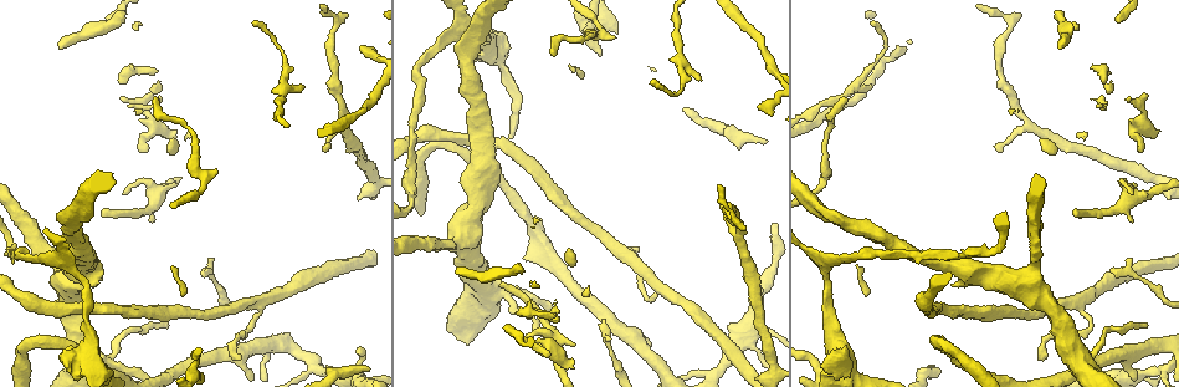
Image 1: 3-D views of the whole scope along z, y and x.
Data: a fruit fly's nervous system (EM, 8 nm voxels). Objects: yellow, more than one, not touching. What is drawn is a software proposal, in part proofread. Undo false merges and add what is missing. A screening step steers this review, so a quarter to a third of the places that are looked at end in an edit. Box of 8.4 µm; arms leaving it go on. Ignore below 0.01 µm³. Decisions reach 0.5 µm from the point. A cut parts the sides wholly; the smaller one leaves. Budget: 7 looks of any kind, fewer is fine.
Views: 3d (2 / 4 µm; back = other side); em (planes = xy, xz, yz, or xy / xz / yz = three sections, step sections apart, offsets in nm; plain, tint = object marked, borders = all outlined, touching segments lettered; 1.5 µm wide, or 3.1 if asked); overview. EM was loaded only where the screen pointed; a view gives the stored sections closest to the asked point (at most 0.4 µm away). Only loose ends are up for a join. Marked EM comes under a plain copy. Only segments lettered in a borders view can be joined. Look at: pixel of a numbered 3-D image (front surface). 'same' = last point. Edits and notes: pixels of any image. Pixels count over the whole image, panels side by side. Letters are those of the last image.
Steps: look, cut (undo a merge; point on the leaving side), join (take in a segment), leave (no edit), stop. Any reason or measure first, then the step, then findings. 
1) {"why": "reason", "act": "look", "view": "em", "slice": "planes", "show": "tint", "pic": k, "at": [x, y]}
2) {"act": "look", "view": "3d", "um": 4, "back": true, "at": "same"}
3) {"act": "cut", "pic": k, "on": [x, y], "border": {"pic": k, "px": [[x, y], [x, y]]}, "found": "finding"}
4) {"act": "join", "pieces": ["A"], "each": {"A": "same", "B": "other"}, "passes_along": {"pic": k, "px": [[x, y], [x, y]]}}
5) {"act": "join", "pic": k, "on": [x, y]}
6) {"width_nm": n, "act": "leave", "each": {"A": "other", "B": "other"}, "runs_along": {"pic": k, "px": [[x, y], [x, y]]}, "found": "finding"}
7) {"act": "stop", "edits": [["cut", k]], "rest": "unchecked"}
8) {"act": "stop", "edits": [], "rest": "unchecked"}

{"why": "narrows sharply", "act": "look", "view": "3d", "um": 4, "back": true, "pic": 1, "at": [214, 284]}

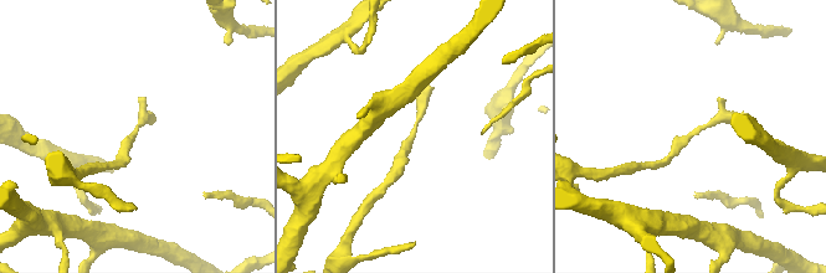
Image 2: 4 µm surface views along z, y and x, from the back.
{"act": "look", "view": "em", "slice": "planes", "show": "tint", "pic": 2, "at": [695, 130]}

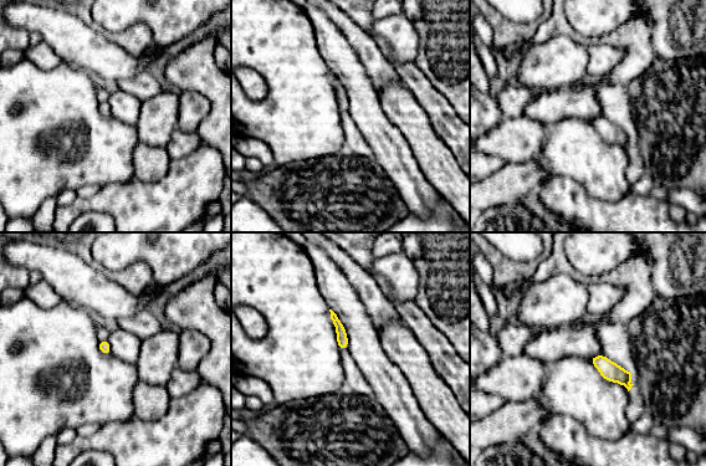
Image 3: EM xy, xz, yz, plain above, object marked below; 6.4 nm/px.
{"act": "look", "view": "em", "slice": "planes", "show": "borders", "at": "same"}

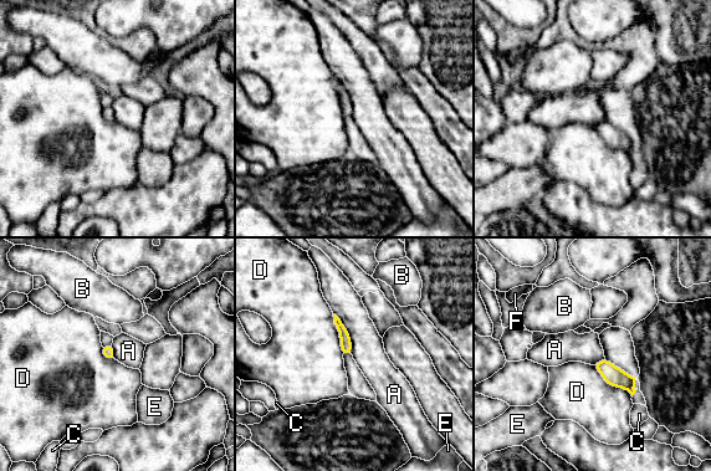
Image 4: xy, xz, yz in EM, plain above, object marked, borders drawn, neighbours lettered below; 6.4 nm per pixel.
{"act": "leave", "each": {"A": "other", "B": "other", "C": "other", "D": "other", "E": "other", "F": "other"}, "border": {"pic": 4, "px": [[592, 365], [632, 397]]}, "found": "one neuron here"}

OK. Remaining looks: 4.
{"why": "an open end", "act": "look", "view": "3d", "um": 4, "pic": 1, "at": [58, 45]}

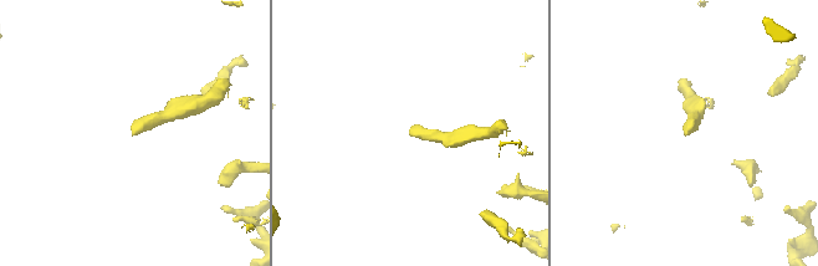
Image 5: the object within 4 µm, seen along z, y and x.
{"act": "look", "view": "em", "slice": "xy", "step": 8, "show": "borders", "pic": 5, "at": [411, 129]}

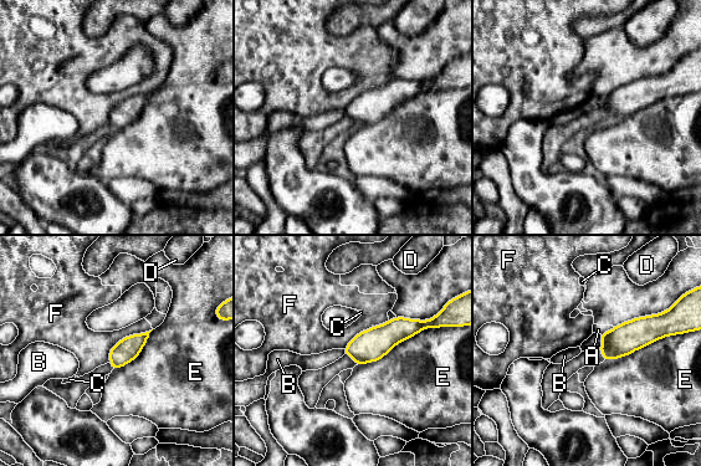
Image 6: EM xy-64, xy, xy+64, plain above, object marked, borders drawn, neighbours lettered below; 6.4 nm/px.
{"width_nm": 120, "act": "leave", "each": {"A": "other", "B": "other", "C": "other", "D": "other", "E": "other", "F": "other"}, "border": {"pic": 6, "px": [[152, 328], [119, 339], [108, 360]]}, "found": "no lettered segment goes on from it"}

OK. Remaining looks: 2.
{"act": "stop", "edits": [], "rest": "unchecked"}

